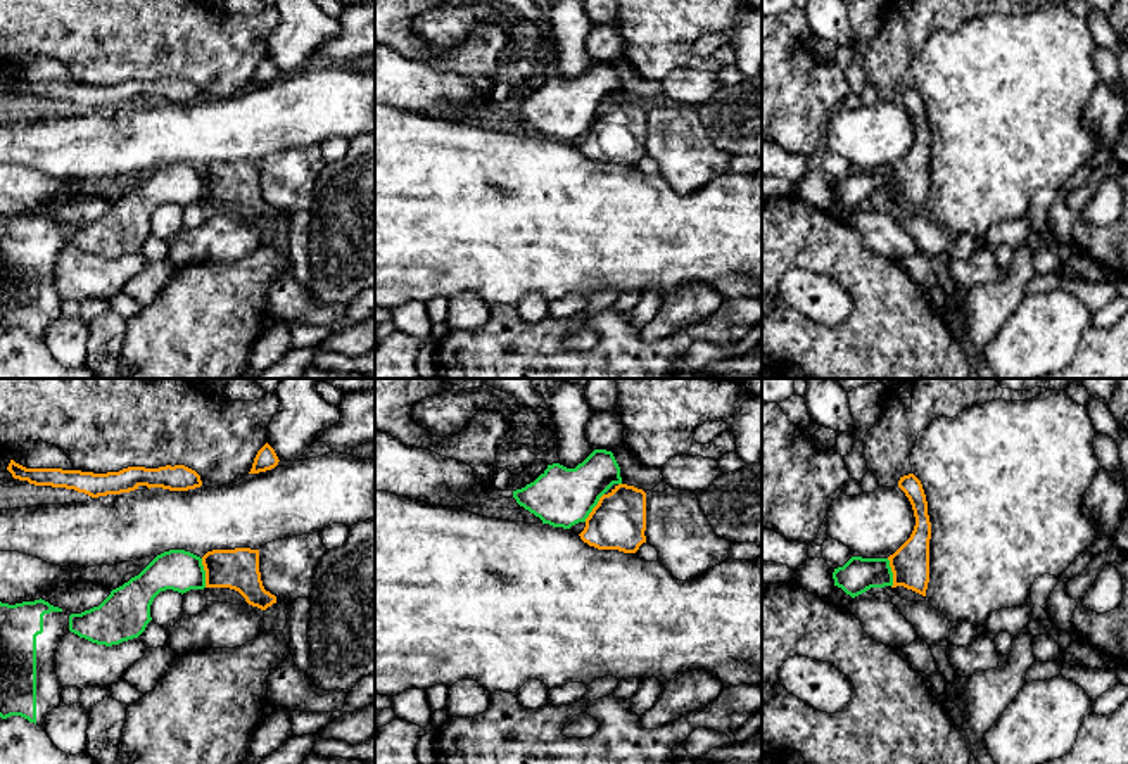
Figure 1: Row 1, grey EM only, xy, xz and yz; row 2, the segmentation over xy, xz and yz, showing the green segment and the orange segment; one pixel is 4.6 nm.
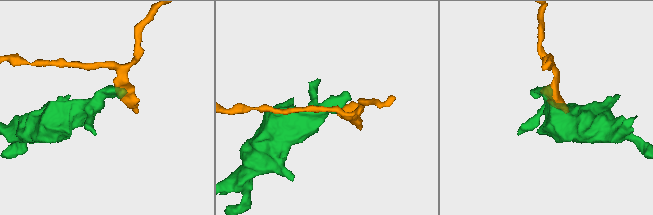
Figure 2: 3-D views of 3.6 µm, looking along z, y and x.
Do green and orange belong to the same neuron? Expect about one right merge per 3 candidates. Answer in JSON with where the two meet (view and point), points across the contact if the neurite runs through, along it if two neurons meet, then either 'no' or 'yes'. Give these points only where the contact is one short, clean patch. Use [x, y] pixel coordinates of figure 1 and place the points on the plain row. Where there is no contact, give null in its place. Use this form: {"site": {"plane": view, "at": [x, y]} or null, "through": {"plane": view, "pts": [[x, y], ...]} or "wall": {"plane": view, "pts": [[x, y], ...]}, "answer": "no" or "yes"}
{"site": {"plane": "xy", "at": [204, 185]}, "wall": {"plane": "xy", "pts": [[201, 171], [206, 199]]}, "answer": "no"}

